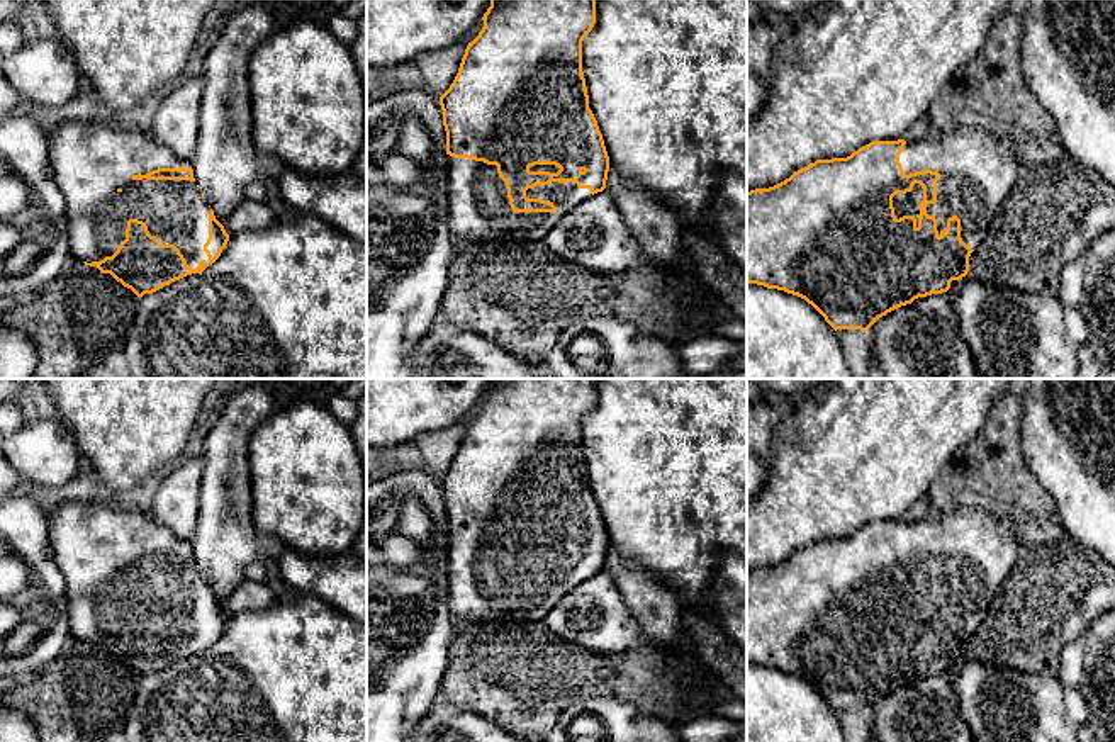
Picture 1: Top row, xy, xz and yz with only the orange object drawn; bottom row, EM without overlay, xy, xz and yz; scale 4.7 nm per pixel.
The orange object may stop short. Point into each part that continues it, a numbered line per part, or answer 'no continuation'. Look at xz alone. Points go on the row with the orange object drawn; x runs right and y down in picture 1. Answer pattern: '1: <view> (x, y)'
1: xz (479, 206)

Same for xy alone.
1: xy (90, 160)

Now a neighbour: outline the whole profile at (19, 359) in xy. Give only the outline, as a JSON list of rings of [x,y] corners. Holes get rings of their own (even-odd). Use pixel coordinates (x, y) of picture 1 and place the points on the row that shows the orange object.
[[[0,326],[0,379],[34,379],[39,357],[32,341]]]

